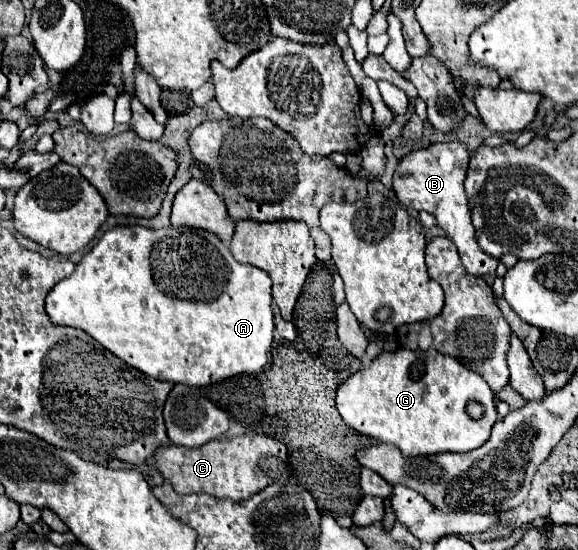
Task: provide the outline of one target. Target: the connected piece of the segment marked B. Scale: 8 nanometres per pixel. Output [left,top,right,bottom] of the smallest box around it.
[393,142,497,276]

